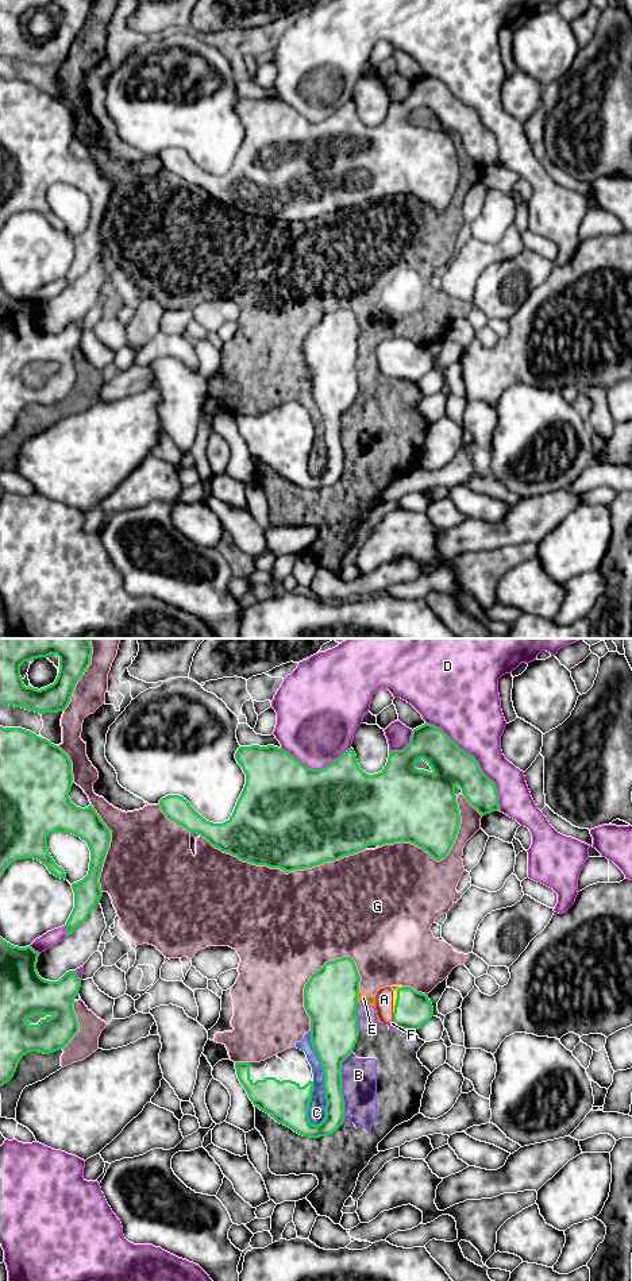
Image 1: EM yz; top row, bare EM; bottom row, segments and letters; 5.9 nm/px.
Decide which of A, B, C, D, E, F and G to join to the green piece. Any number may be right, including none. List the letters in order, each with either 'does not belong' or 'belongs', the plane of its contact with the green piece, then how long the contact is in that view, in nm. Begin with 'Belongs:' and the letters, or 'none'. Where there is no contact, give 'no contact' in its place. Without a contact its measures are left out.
Belongs: A
A: belongs; meets green in yz; contact 60 nm long
B: does not belong; meets green in yz; contact 420 nm long
C: does not belong; meets green in yz; contact 550 nm long
D: does not belong; meets green in yz; contact 700 nm long
E: does not belong; meets green in yz; contact 70 nm long
F: does not belong; meets green in yz; contact 180 nm long
G: does not belong; meets green in yz; contact 1000 nm long

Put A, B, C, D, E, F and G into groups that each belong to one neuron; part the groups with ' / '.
A / B C E F G / D

